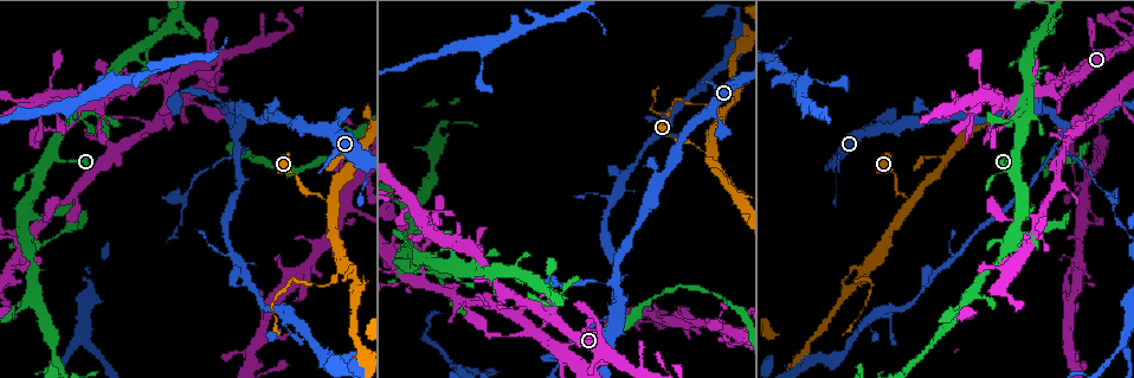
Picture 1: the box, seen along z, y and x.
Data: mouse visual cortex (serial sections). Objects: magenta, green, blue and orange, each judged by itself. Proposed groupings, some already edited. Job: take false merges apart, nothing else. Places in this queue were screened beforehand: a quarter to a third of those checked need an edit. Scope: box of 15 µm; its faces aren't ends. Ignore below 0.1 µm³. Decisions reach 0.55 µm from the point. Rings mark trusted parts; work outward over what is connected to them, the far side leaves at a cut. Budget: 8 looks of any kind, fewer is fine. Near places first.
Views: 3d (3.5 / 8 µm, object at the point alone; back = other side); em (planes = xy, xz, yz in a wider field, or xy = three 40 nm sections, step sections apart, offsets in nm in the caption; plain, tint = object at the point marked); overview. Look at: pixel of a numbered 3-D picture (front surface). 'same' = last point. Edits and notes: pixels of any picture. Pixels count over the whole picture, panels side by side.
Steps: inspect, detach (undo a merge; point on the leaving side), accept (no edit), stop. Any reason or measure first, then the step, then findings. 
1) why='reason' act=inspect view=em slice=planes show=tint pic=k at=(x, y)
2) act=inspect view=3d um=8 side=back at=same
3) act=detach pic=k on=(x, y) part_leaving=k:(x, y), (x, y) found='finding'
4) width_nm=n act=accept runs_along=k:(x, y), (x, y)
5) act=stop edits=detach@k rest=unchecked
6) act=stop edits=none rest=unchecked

why='narrows sharply' act=inspect view=3d um=8 pic=1 at=(877, 118)

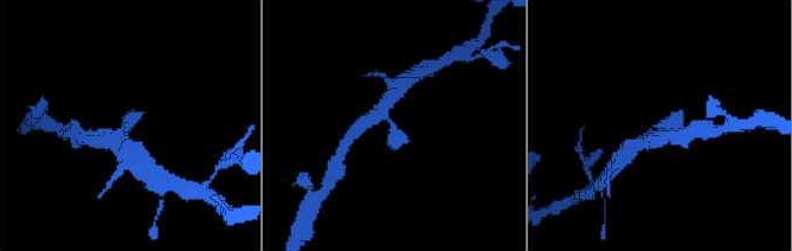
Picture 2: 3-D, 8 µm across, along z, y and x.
act=inspect view=3d um=3.5 pic=2 at=(654, 126)

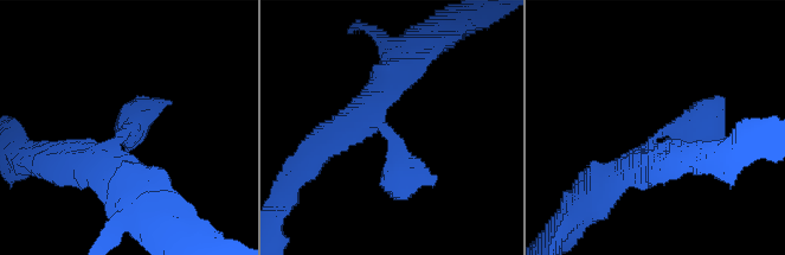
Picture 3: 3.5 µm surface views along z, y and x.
act=inspect view=em slice=xy step=3 show=tint pic=3 at=(662, 136)

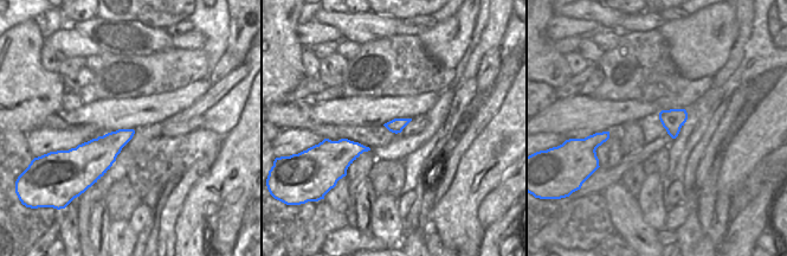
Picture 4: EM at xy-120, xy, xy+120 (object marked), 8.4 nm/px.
act=accept runs_along=3:(612, 182), (703, 102) found='continuous, no second cell'

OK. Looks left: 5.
why='thin arm on a thick one' act=inspect view=3d um=3.5 pic=1 at=(908, 200)

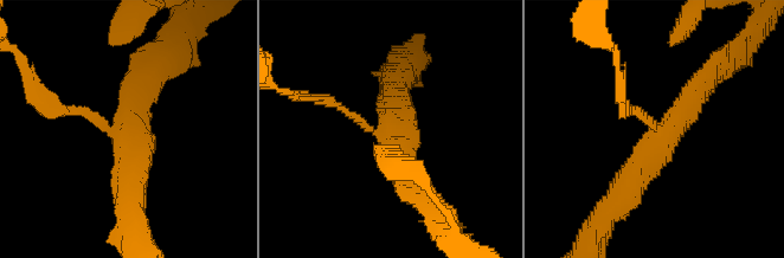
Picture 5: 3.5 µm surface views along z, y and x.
arms=3 arm_widths_nm=150,300,400 why='shape alone is not enough' act=inspect view=em slice=xy step=5 show=tint pic=5 at=(659, 132)

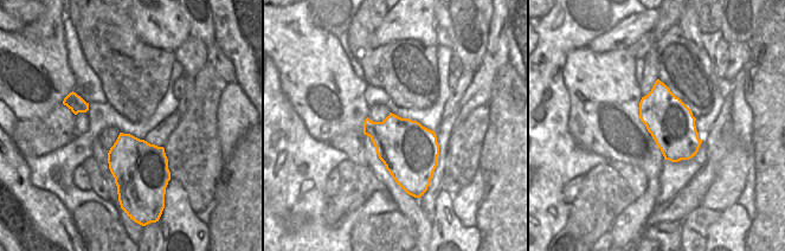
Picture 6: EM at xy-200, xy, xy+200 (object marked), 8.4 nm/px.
act=accept runs_along=5:(49, 109), (82, 109), (133, 149), (129, 197) found='one cell here'

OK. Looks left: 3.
why='thin arm on a thick one' act=inspect view=3d um=8 pic=1 at=(867, 265)

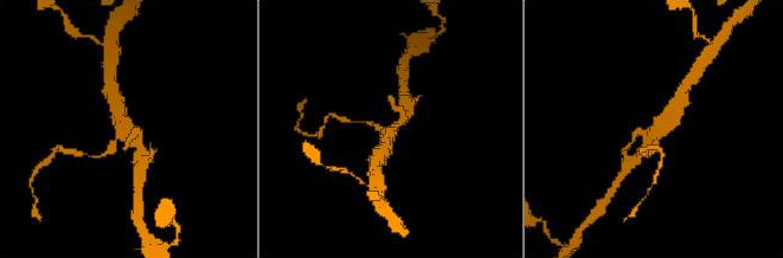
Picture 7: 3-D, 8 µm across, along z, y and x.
why='now the EM' act=inspect view=em slice=planes show=tint pic=7 at=(661, 129)

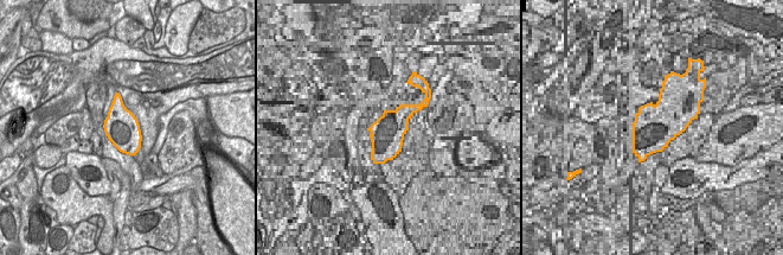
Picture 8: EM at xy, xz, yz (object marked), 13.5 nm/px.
act=detach pic=7 on=(106, 153) part_leaving=7:(116, 140), (106, 154), (75, 154) found='a second cell is stuck on'

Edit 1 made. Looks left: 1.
act=stop edits=detach@7 rest=unchecked

